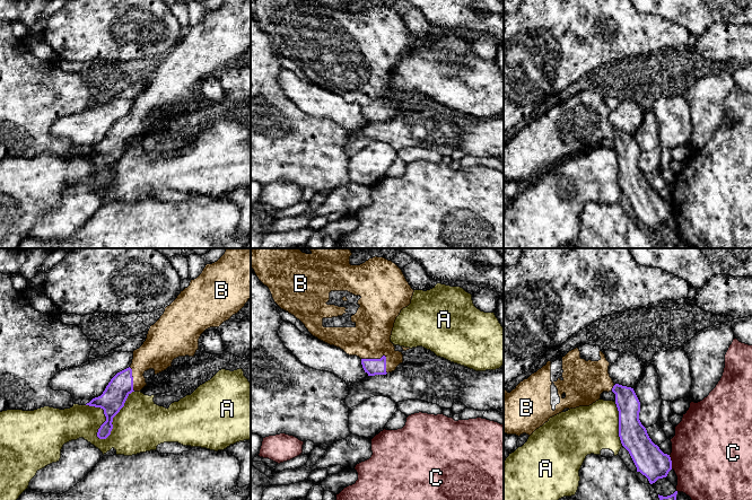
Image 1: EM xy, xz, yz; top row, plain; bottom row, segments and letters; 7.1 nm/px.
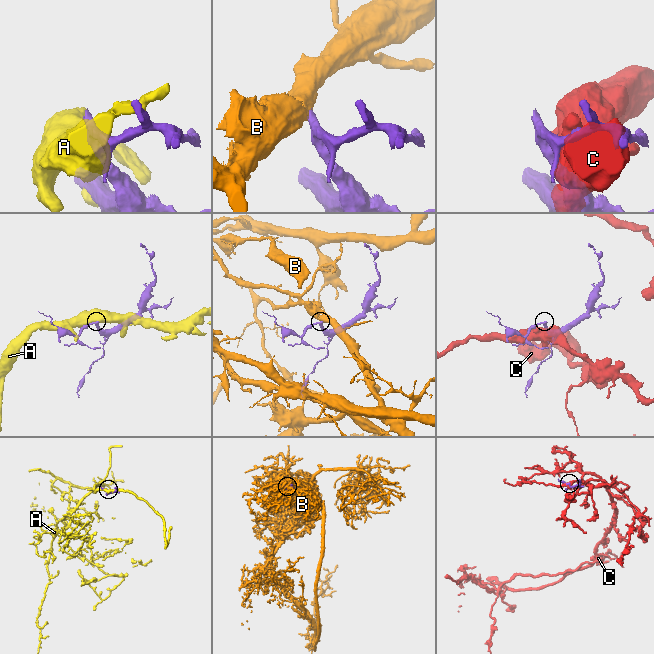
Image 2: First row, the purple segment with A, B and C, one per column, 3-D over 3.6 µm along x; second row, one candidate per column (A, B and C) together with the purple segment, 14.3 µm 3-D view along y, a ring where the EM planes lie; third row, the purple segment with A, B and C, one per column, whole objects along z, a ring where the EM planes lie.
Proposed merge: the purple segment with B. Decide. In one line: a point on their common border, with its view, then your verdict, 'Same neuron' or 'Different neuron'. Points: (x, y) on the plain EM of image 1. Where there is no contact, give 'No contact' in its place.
Touches purple at xz (382, 104). Same neuron

